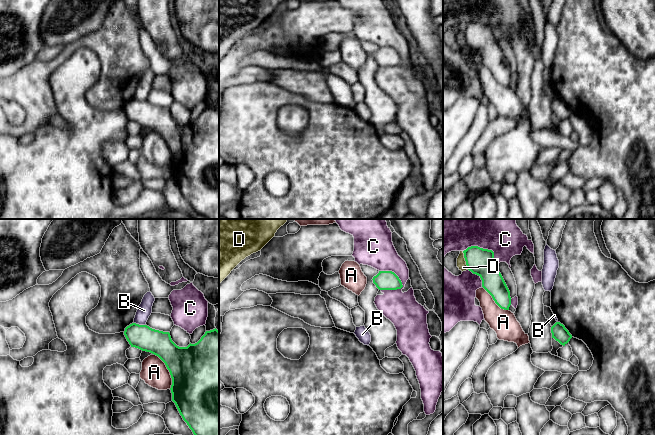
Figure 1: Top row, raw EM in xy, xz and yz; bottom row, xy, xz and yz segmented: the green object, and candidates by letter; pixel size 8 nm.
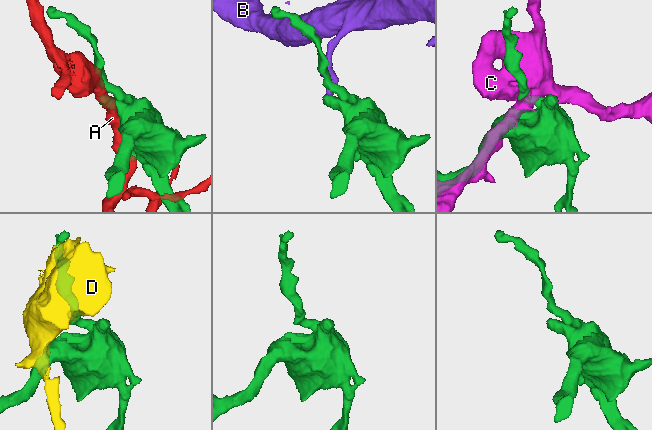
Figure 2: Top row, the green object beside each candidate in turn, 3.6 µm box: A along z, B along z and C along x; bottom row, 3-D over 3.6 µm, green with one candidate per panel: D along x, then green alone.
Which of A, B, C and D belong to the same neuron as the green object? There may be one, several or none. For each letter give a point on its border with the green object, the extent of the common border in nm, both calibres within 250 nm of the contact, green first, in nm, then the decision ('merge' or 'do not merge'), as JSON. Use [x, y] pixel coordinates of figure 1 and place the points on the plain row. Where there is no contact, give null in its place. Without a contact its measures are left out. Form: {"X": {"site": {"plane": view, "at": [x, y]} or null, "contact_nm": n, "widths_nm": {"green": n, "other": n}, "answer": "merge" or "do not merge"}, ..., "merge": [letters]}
{"A": {"site": {"plane": "xy", "at": [169, 147]}, "contact_nm": 300, "widths_nm": {"green": 480, "other": 220}, "answer": "do not merge"}, "B": {"site": {"plane": "xy", "at": [140, 101]}, "contact_nm": 100, "widths_nm": {"green": 200, "other": 110}, "answer": "do not merge"}, "C": {"site": {"plane": "xz", "at": [393, 48]}, "contact_nm": 240, "widths_nm": {"green": 160, "other": 300}, "answer": "do not merge"}, "D": {"site": {"plane": "yz", "at": [465, 36]}, "contact_nm": 160, "widths_nm": {"green": 220, "other": 80}, "answer": "do not merge"}, "merge": []}

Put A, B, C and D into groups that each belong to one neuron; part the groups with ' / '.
A / B / C / D

